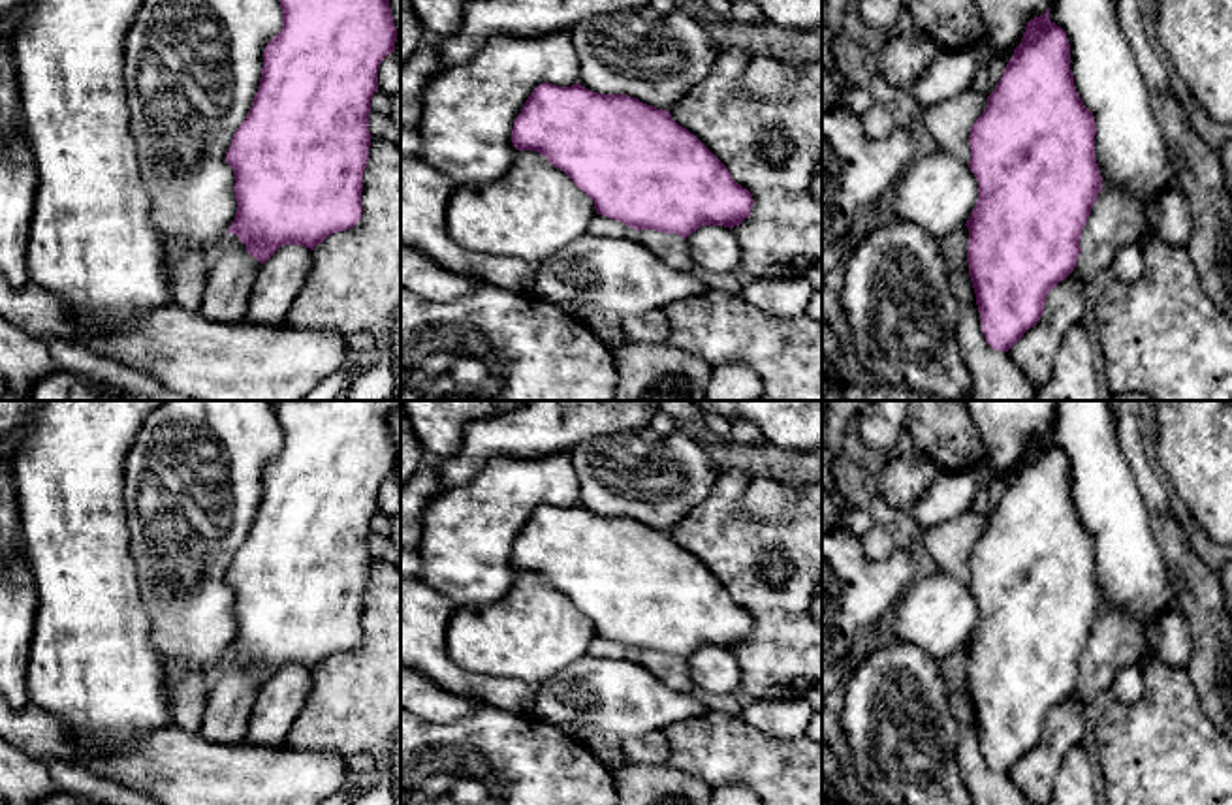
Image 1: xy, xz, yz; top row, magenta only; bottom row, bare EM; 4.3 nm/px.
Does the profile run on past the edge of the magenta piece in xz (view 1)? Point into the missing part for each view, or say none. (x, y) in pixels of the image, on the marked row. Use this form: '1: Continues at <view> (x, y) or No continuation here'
1: No continuation here

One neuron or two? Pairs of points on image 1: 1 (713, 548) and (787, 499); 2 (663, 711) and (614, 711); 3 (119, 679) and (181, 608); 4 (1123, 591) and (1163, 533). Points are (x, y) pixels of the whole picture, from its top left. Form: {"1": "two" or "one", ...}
{"1": "two", "2": "one", "3": "two", "4": "two"}

